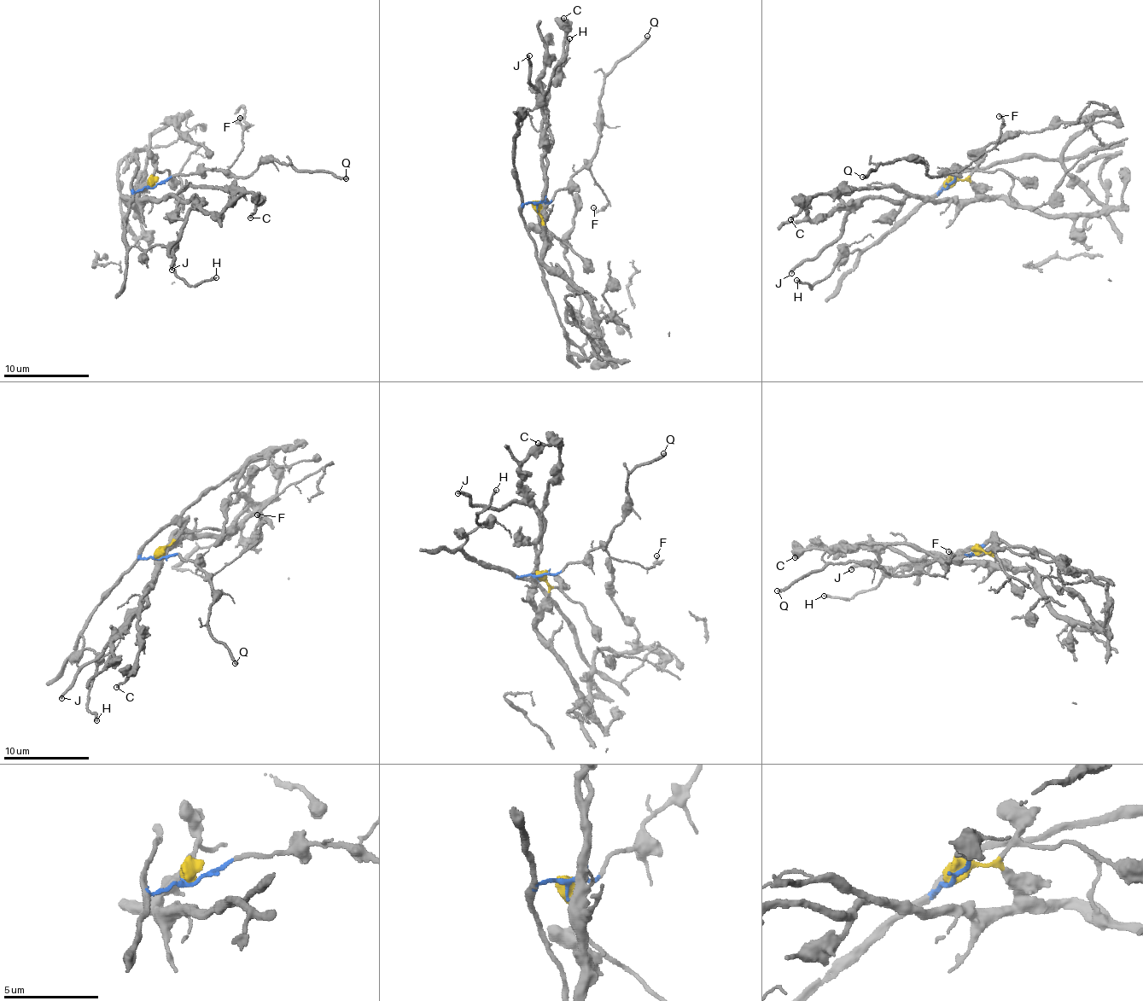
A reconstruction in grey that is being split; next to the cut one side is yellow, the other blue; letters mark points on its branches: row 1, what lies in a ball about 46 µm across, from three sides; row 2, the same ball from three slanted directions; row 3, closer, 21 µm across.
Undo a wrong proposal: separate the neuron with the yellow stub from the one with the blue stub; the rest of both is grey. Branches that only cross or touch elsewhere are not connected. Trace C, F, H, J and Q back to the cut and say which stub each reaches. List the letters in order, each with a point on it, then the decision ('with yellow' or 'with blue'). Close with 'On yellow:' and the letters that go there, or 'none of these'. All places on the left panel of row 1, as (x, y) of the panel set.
C: (250, 218) | with yellow
F: (240, 118) | with blue
H: (216, 277) | with blue
J: (172, 270) | with yellow
Q: (346, 178) | with blue
On yellow: C, J

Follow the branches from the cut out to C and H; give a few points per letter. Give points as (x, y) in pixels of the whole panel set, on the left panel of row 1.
C: (151, 187), (150, 181), (137, 195), (167, 199), (188, 186), (200, 185), (253, 193), (258, 201), (249, 218)
H: (151, 187), (134, 193), (125, 222), (129, 247), (160, 245), (173, 257), (177, 276), (191, 284), (217, 277)

